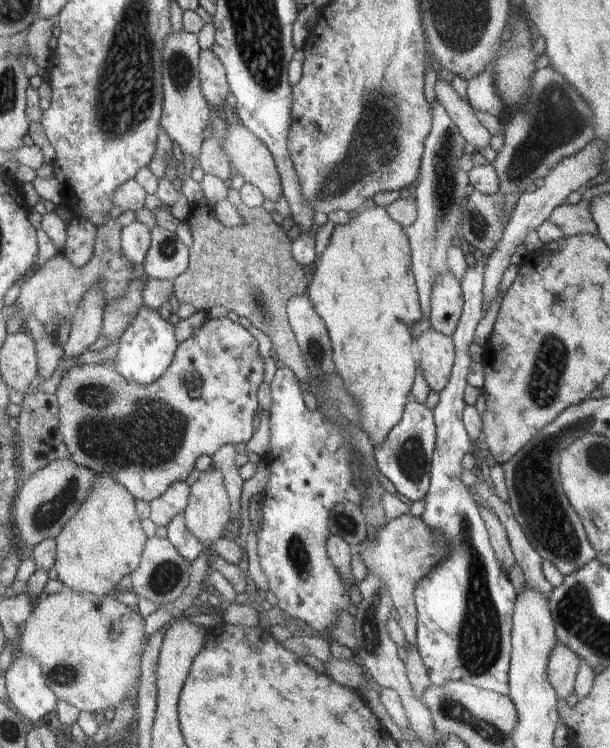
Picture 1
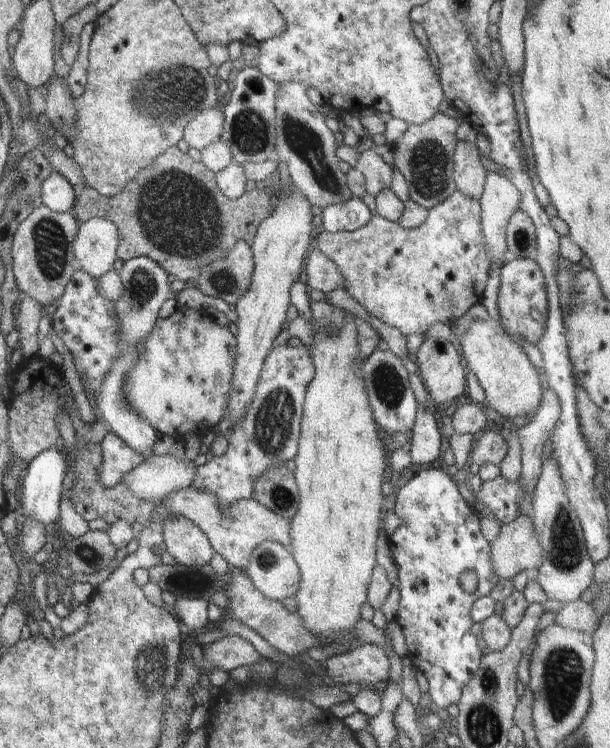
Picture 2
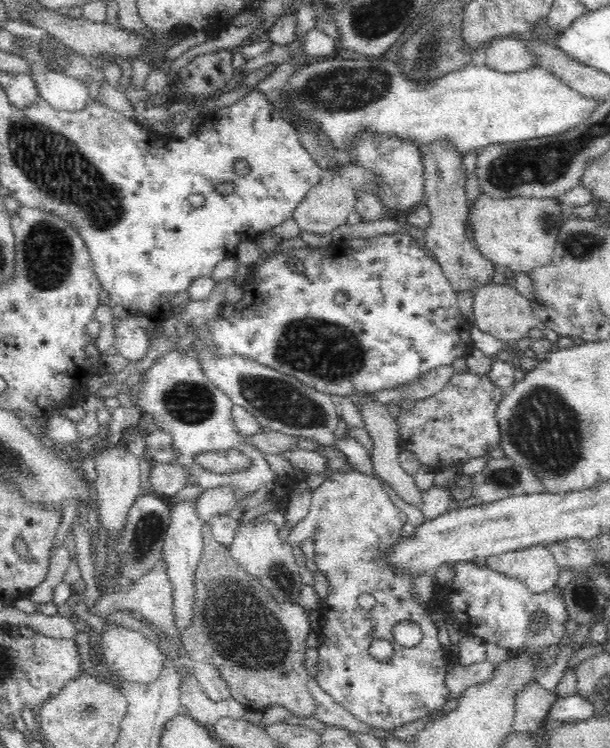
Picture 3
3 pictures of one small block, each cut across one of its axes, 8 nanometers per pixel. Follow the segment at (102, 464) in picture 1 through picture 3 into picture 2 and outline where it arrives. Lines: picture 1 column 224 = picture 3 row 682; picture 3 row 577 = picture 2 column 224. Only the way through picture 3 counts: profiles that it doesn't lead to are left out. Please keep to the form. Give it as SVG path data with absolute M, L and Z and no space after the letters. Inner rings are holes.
M181 306L169 318L158 317L148 338L142 344L144 352L138 349L140 358L126 378L124 384L126 402L159 435L171 436L183 443L186 434L192 431L207 439L228 408L228 394L232 390L234 380L236 343L237 340L230 329L220 326L206 311Z

